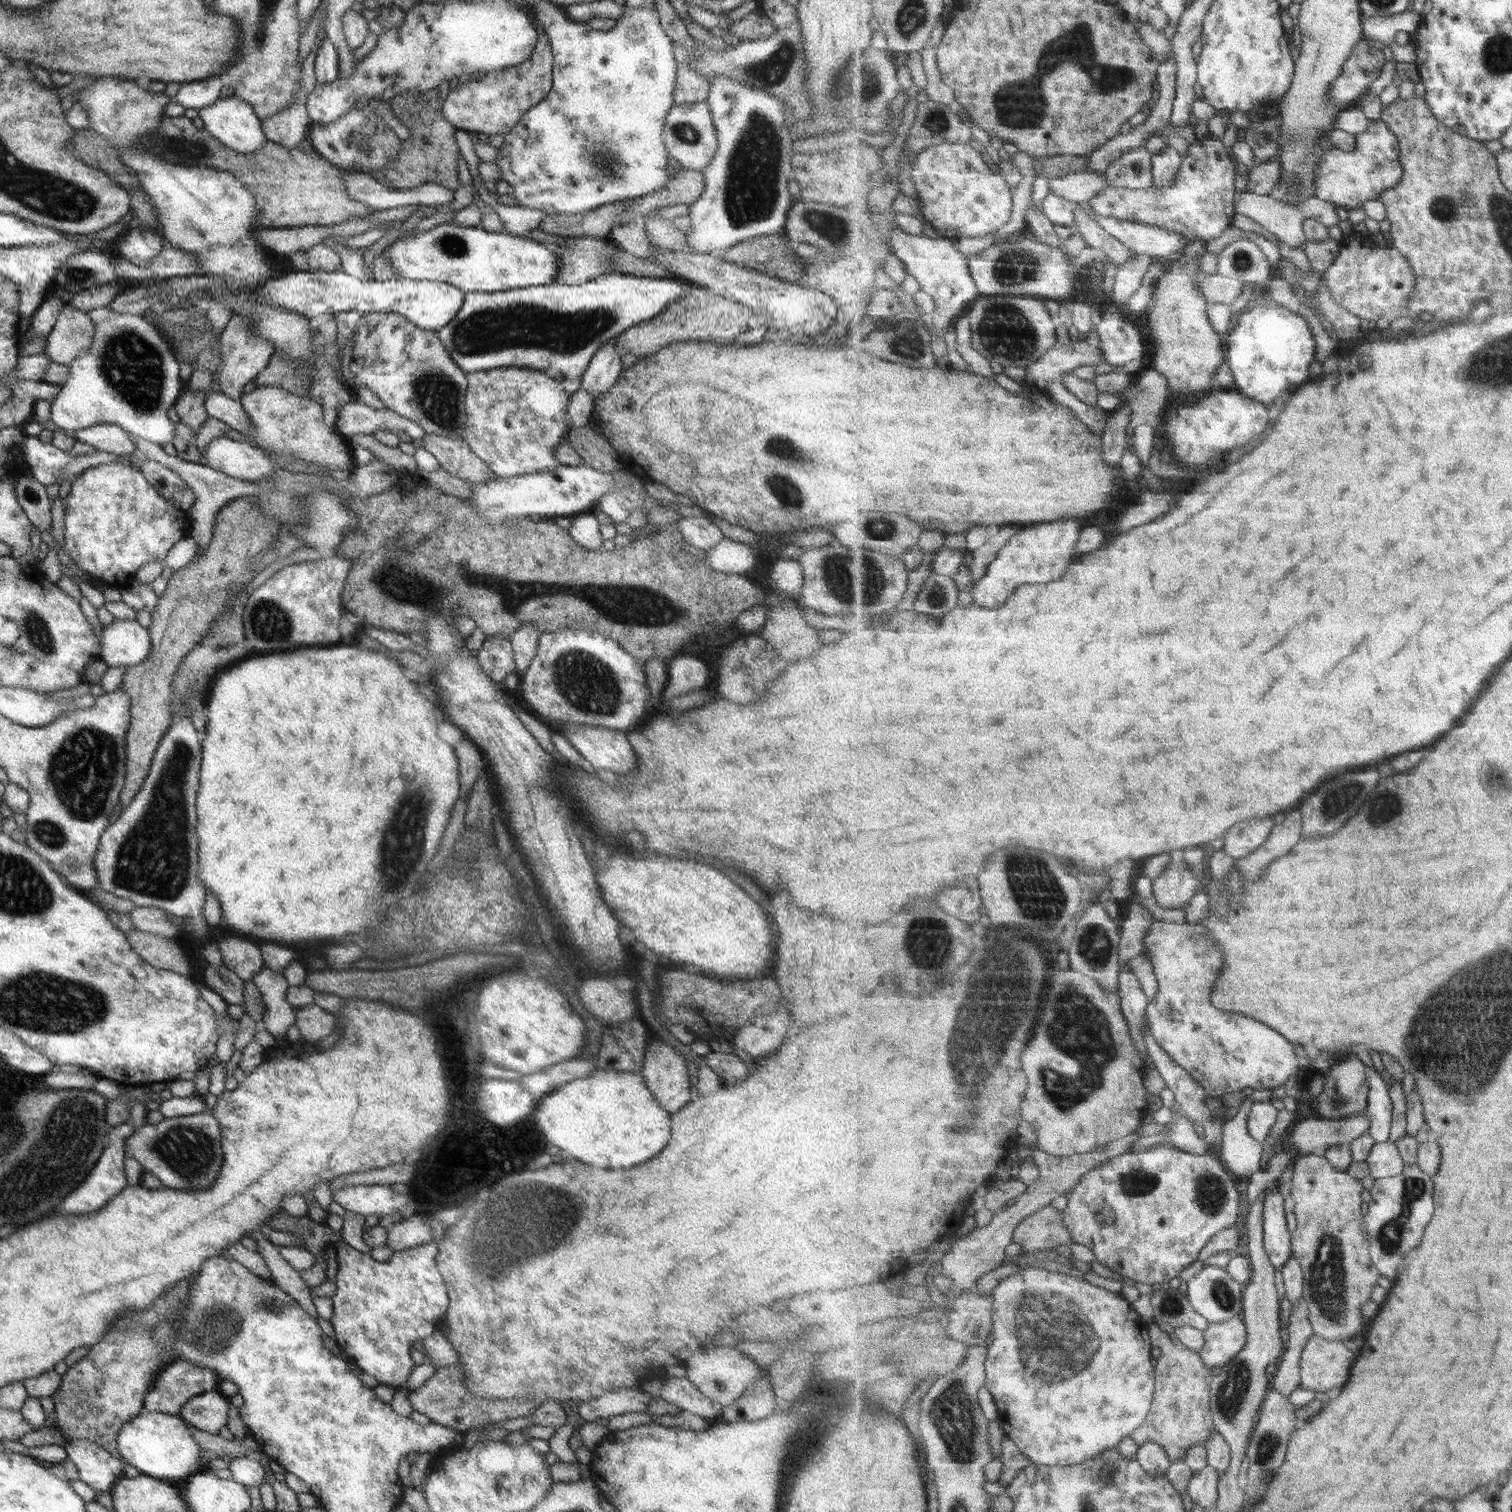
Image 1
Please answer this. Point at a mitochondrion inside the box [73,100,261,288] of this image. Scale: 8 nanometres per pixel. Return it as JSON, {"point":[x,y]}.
{"point":[176,145]}

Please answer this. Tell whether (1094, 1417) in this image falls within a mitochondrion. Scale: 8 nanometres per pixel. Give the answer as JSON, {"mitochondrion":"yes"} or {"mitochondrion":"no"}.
{"mitochondrion":"no"}

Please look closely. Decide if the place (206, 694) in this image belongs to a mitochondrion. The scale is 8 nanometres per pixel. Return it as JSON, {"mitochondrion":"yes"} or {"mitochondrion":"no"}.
{"mitochondrion":"no"}

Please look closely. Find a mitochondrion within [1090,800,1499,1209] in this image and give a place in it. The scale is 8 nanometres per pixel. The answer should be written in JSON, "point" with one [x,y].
{"point":[1139,1182]}

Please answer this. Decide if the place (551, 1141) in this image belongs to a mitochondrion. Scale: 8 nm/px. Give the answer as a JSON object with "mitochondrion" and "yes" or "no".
{"mitochondrion":"no"}

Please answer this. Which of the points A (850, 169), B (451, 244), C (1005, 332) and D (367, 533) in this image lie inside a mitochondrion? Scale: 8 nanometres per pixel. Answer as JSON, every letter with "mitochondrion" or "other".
{"A":"other","B":"mitochondrion","C":"mitochondrion","D":"mitochondrion"}

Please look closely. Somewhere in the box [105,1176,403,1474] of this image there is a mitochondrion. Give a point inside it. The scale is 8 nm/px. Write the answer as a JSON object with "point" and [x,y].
{"point":[216,1328]}

